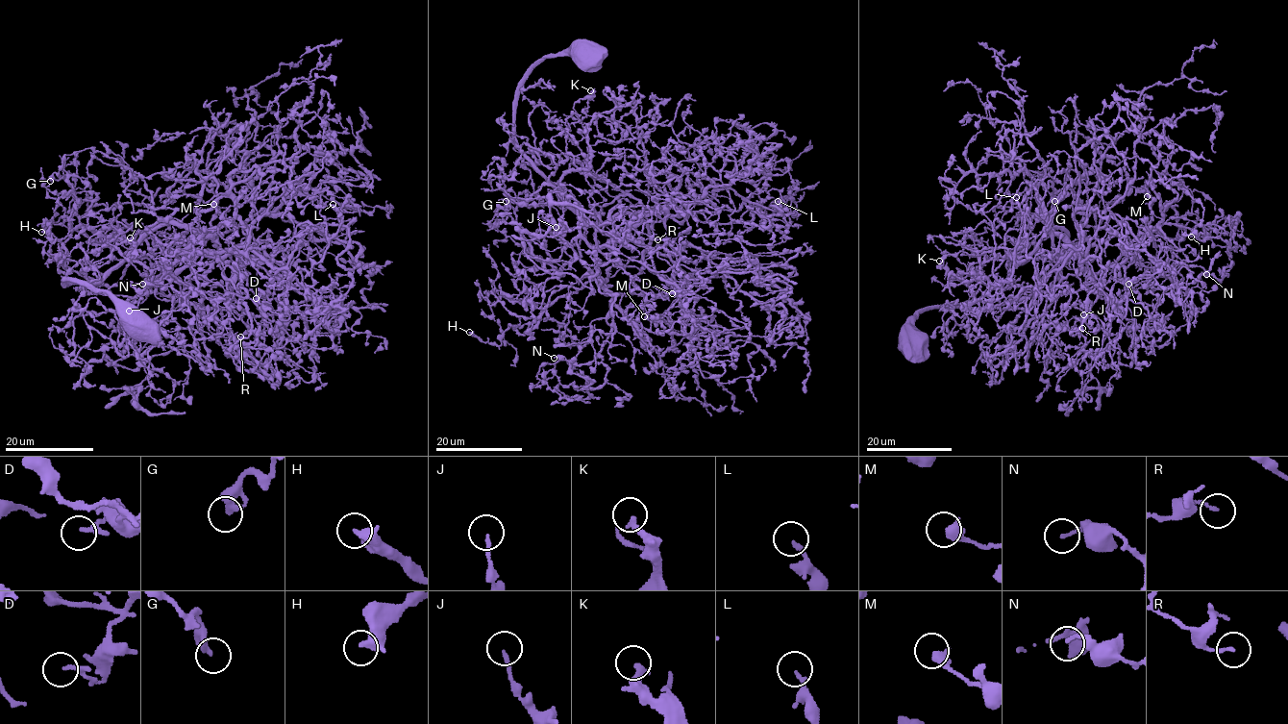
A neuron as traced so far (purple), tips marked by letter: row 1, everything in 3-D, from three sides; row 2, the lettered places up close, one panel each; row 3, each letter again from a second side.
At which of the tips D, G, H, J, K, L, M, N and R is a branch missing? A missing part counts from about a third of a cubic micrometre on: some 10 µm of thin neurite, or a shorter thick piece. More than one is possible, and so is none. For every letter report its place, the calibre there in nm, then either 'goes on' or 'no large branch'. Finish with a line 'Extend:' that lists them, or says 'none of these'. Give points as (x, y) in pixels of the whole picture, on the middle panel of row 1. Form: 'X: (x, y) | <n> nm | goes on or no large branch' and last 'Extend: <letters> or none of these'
D: (672, 293) | 200 nm | no large branch
G: (506, 201) | 360 nm | no large branch
H: (469, 332) | 500 nm | no large branch
J: (556, 227) | 160 nm | no large branch
K: (590, 90) | 280 nm | no large branch
L: (778, 201) | 160 nm | no large branch
M: (644, 316) | 440 nm | no large branch
N: (554, 358) | 130 nm | no large branch
R: (657, 239) | 120 nm | no large branch
Extend: none of these

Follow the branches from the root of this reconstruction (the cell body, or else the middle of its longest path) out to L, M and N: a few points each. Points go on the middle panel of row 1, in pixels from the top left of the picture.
L: (586, 55), (539, 59), (515, 113), (519, 151), (585, 219), (631, 214), (627, 229), (710, 187), (778, 201)
M: (586, 55), (539, 59), (515, 138), (585, 219), (637, 221), (596, 274), (644, 316)
N: (586, 55), (533, 66), (518, 148), (589, 222), (637, 221), (595, 253), (609, 311), (554, 358)

